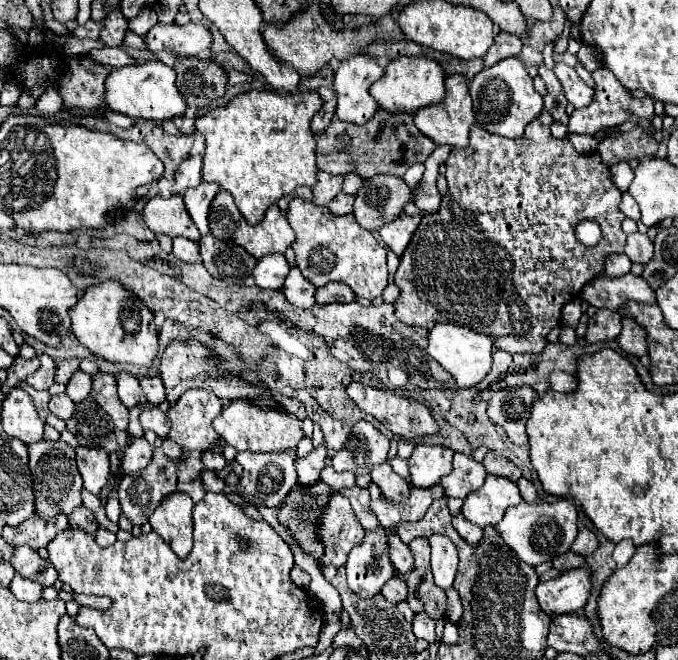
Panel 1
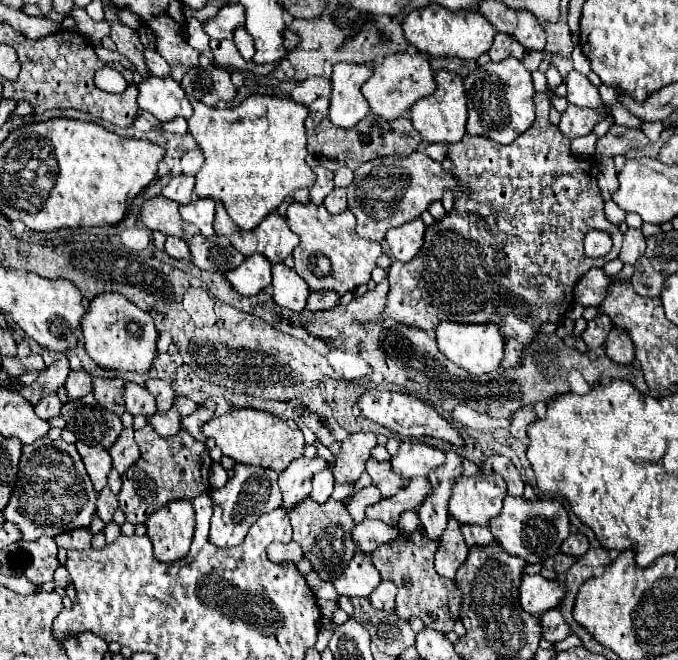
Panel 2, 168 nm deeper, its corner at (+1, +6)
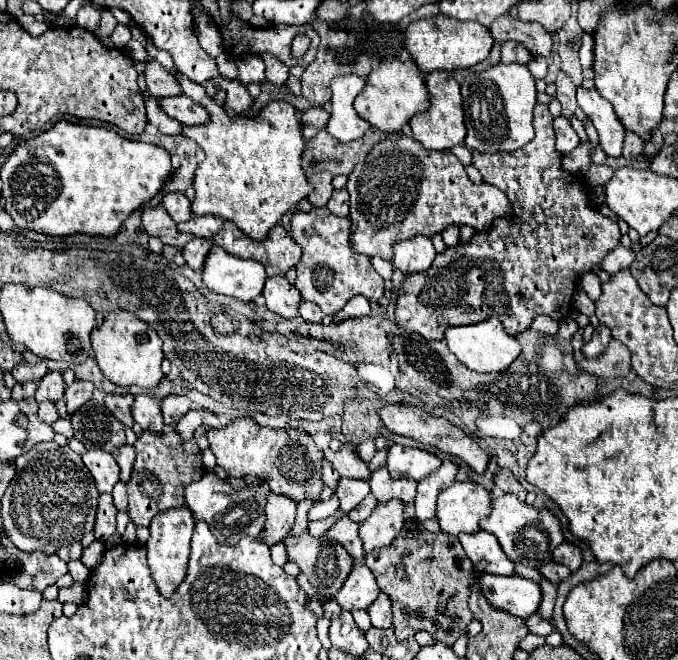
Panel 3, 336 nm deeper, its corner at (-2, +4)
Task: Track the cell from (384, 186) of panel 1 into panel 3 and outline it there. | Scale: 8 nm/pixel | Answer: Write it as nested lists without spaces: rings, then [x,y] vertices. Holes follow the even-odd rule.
[[[403,133],[389,135],[367,153],[363,163],[355,165],[347,191],[351,195],[351,247],[361,255],[379,255],[389,261],[397,241],[415,235],[431,237],[447,227],[463,225],[487,233],[497,217],[513,217],[507,195],[493,185],[473,183],[451,151],[427,151]]]

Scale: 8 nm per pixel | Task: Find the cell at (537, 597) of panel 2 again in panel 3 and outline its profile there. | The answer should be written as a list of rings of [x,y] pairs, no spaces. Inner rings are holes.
[[[479,575],[479,589],[483,597],[495,609],[507,611],[517,617],[533,615],[541,603],[541,589],[535,581],[523,579],[519,575],[497,577],[497,575]]]

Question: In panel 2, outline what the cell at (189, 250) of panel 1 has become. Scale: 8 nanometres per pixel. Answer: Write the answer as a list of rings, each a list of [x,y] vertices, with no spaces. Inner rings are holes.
[[[168,237],[166,239],[166,253],[174,259],[186,259],[190,261],[192,255],[190,255],[190,249],[188,249],[188,243],[180,237]]]

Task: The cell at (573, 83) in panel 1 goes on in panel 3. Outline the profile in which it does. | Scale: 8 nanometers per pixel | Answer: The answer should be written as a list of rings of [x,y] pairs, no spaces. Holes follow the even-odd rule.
[[[583,87],[577,89],[577,103],[581,111],[593,121],[603,151],[609,157],[621,157],[625,129],[621,127],[617,115],[613,113],[611,103],[607,103],[607,99],[603,99],[595,89]]]

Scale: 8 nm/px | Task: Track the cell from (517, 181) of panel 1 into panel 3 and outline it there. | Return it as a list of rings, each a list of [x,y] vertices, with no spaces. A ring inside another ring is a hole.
[[[537,103],[533,111],[535,137],[531,143],[511,153],[479,153],[473,151],[473,165],[481,171],[483,181],[497,185],[513,205],[513,219],[499,219],[489,233],[475,233],[471,243],[459,243],[437,255],[433,265],[417,275],[407,275],[397,297],[395,321],[407,331],[415,331],[425,339],[443,339],[443,329],[451,325],[473,325],[489,317],[499,317],[505,331],[517,335],[531,327],[537,315],[549,315],[563,321],[571,313],[571,295],[577,279],[597,267],[601,259],[619,245],[621,233],[615,221],[603,217],[589,199],[589,183],[561,169],[563,155],[555,151],[553,117],[547,105]]]

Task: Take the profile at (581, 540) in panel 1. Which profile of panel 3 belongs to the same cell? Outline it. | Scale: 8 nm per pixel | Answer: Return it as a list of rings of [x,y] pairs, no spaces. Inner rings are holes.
[[[561,543],[557,547],[557,551],[553,551],[553,561],[561,563],[561,565],[567,565],[571,571],[575,571],[581,565],[581,549],[577,545]]]

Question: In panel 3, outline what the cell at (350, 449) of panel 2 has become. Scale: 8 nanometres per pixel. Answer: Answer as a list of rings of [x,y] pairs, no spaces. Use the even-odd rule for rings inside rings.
[[[343,447],[341,451],[335,453],[335,457],[329,459],[329,463],[333,465],[333,469],[341,475],[341,477],[351,477],[351,479],[369,479],[369,469],[367,469],[367,463],[363,463],[353,447]]]

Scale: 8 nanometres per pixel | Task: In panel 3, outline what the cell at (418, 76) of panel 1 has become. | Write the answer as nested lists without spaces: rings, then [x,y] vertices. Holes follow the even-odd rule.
[[[393,59],[393,61],[381,63],[377,69],[373,69],[367,75],[365,87],[357,95],[353,107],[359,117],[363,117],[367,123],[371,123],[371,127],[385,131],[385,133],[399,133],[399,131],[403,131],[403,127],[409,123],[409,119],[413,115],[427,111],[429,93],[425,89],[423,75],[413,61],[403,63],[399,59]]]

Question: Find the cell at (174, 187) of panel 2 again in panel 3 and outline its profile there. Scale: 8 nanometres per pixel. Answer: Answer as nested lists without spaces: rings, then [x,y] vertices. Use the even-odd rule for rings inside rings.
[[[167,193],[161,201],[161,205],[165,207],[165,211],[171,215],[171,219],[175,223],[179,221],[187,221],[193,217],[191,213],[191,203],[183,193]]]

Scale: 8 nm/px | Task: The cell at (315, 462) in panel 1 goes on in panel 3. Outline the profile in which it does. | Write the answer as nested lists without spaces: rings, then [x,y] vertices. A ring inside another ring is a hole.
[[[275,493],[267,495],[267,507],[265,507],[267,519],[257,539],[263,539],[263,543],[267,543],[269,547],[275,543],[281,543],[295,521],[295,513],[297,513],[295,501]]]

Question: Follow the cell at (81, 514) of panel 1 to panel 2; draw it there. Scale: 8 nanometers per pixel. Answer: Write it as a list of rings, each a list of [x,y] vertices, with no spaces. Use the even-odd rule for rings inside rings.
[[[72,529],[72,531],[60,533],[54,541],[58,547],[64,547],[64,549],[90,549],[92,533],[90,529]]]

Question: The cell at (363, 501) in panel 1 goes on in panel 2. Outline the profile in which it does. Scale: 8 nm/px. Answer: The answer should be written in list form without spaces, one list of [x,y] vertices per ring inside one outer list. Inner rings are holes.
[[[370,485],[370,487],[358,489],[358,491],[352,495],[352,499],[350,499],[350,503],[346,505],[346,509],[348,509],[348,513],[352,515],[352,519],[354,519],[356,523],[360,523],[360,521],[366,519],[366,517],[364,517],[364,509],[366,509],[368,505],[380,501],[380,499],[382,499],[380,491],[378,491],[374,485]]]

